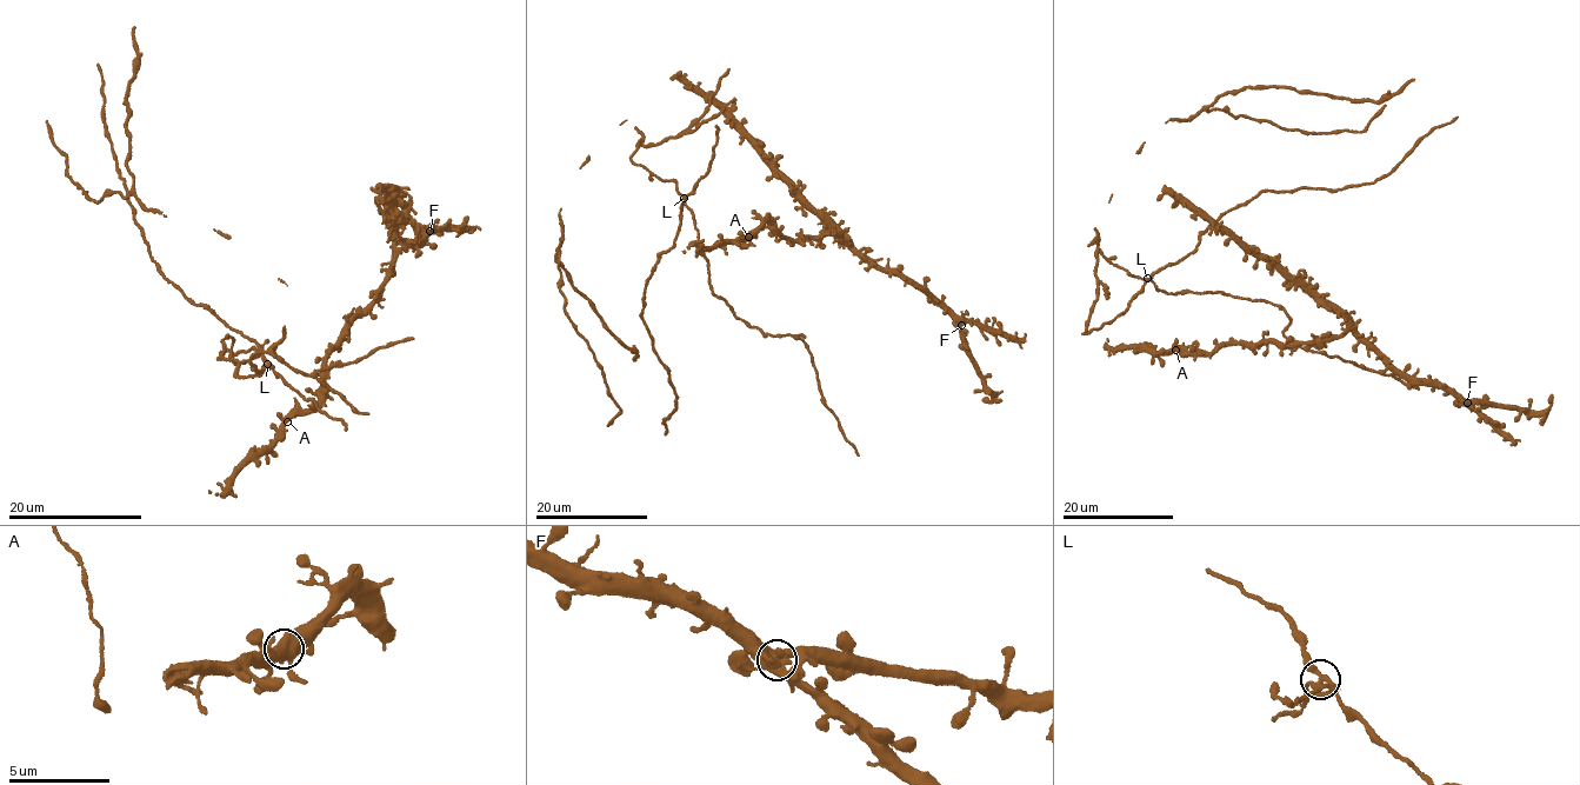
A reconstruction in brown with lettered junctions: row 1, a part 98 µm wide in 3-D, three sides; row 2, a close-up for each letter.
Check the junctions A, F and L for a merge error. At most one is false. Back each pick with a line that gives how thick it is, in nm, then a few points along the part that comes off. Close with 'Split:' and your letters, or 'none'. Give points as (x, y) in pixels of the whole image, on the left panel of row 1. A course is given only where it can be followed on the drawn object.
L: 280 nm | (268, 364), (255, 343), (186, 298), (158, 272), (117, 171), (101, 115), (104, 85), (98, 64)
Split: L

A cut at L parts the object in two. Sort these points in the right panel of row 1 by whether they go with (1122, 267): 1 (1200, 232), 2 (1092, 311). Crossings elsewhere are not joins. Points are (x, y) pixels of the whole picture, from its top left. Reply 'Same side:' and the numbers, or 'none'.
Same side: 2

